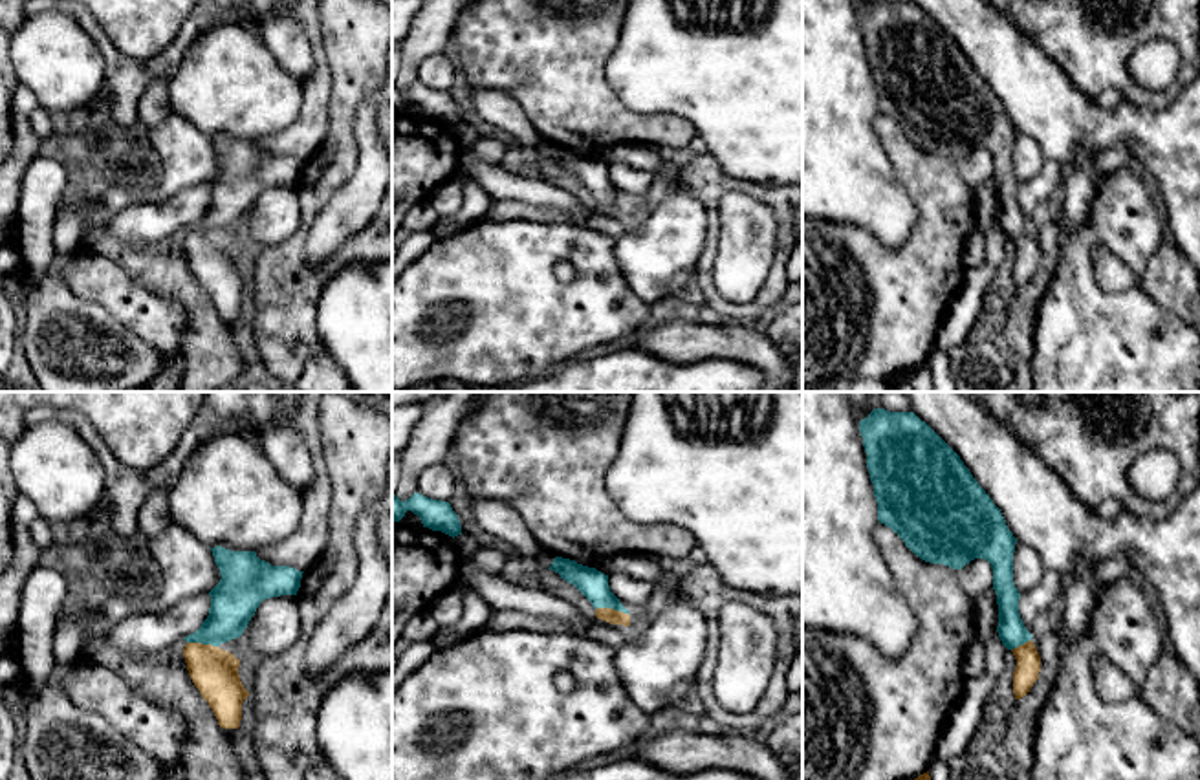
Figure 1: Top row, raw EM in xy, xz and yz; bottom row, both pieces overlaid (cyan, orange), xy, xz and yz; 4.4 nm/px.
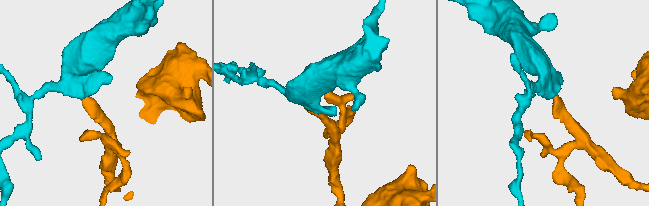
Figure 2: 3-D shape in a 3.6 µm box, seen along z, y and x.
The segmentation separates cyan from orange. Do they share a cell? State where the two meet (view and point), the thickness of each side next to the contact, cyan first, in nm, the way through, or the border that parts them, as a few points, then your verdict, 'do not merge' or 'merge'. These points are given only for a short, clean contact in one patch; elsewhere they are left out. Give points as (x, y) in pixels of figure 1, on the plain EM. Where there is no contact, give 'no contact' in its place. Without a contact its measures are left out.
meets cyan in xz at (612, 198); 130 nm thick on the cyan side, 70 nm on the other; runs through xz (594, 174), (612, 198), (610, 205); merge

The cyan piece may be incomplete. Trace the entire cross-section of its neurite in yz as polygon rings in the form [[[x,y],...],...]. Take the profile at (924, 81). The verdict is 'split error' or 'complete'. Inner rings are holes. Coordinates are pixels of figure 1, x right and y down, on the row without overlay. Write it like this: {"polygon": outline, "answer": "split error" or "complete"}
{"polygon": [[[872,0],[859,11],[867,42],[867,59],[878,92],[878,110],[890,117],[922,150],[962,159],[984,148],[993,159],[993,179],[998,194],[998,227],[1013,242],[1015,289],[1024,287],[1039,269],[1041,247],[1020,203],[1020,183],[1013,172],[1013,143],[1017,128],[1008,119],[1000,99],[978,75],[960,46],[914,2]]], "answer": "split error"}

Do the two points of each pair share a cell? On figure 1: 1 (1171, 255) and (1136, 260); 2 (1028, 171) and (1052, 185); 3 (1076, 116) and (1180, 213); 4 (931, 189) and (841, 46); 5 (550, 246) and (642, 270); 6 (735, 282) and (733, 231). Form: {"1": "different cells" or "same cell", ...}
{"1": "different cells", "2": "different cells", "3": "same cell", "4": "different cells", "5": "different cells", "6": "same cell"}

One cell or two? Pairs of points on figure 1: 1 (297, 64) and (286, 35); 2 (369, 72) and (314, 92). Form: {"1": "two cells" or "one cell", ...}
{"1": "one cell", "2": "two cells"}

